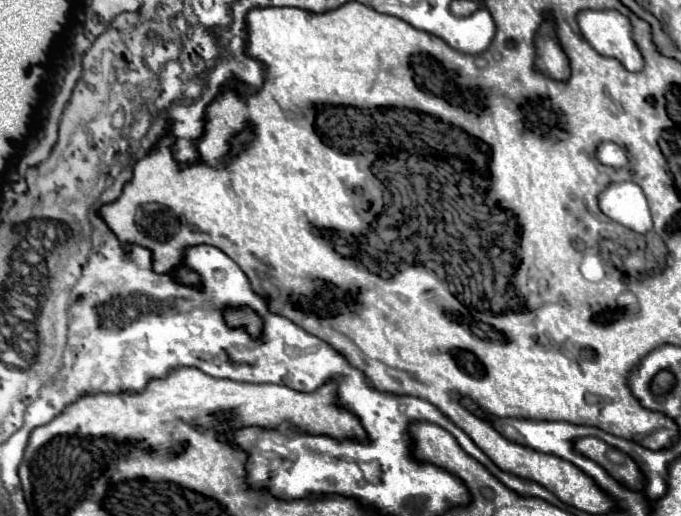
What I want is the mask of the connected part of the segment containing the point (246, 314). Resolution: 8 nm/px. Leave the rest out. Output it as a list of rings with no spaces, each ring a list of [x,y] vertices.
[[[240,307],[234,309],[234,311],[228,309],[224,317],[226,317],[228,325],[244,327],[244,329],[246,329],[250,335],[254,335],[254,337],[258,337],[258,335],[262,334],[262,317],[249,307]]]

